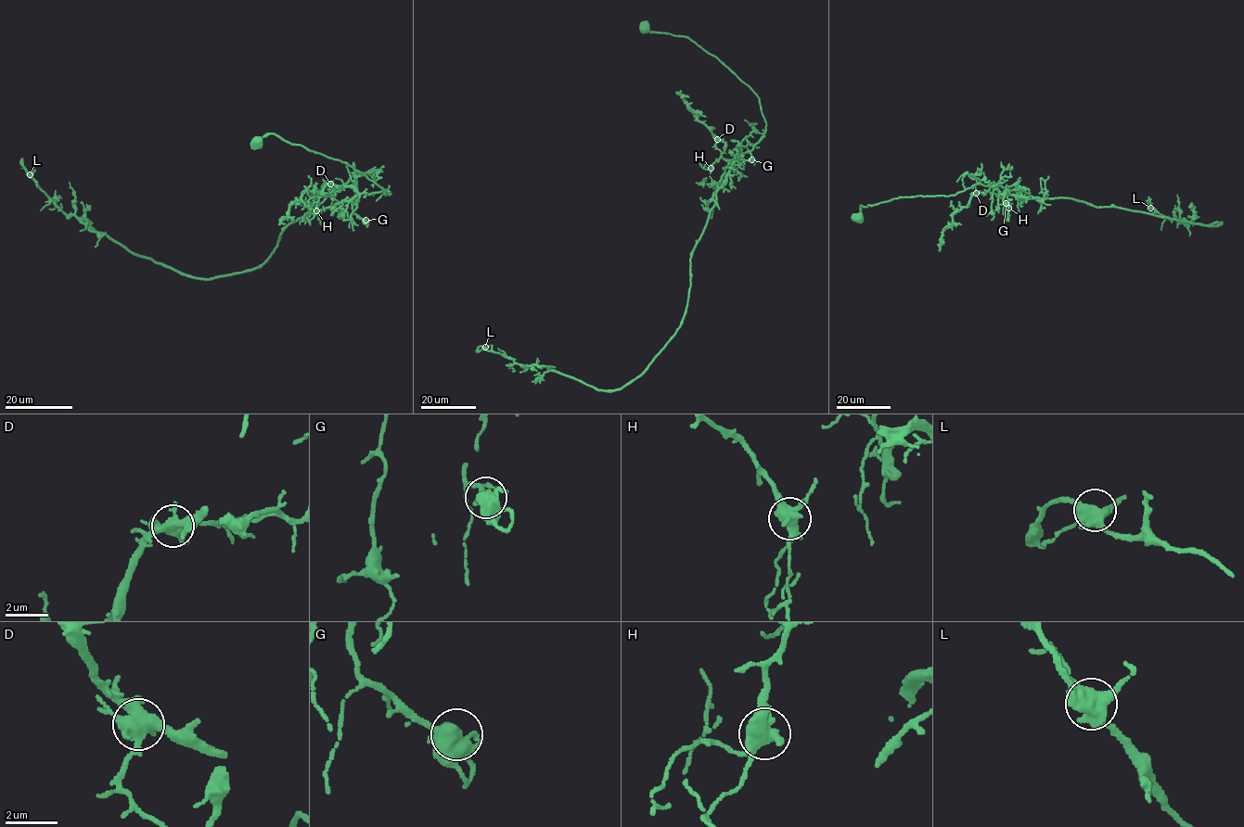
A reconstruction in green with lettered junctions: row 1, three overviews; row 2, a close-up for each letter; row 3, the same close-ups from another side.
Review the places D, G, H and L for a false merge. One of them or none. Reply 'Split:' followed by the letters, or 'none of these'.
Split: D

